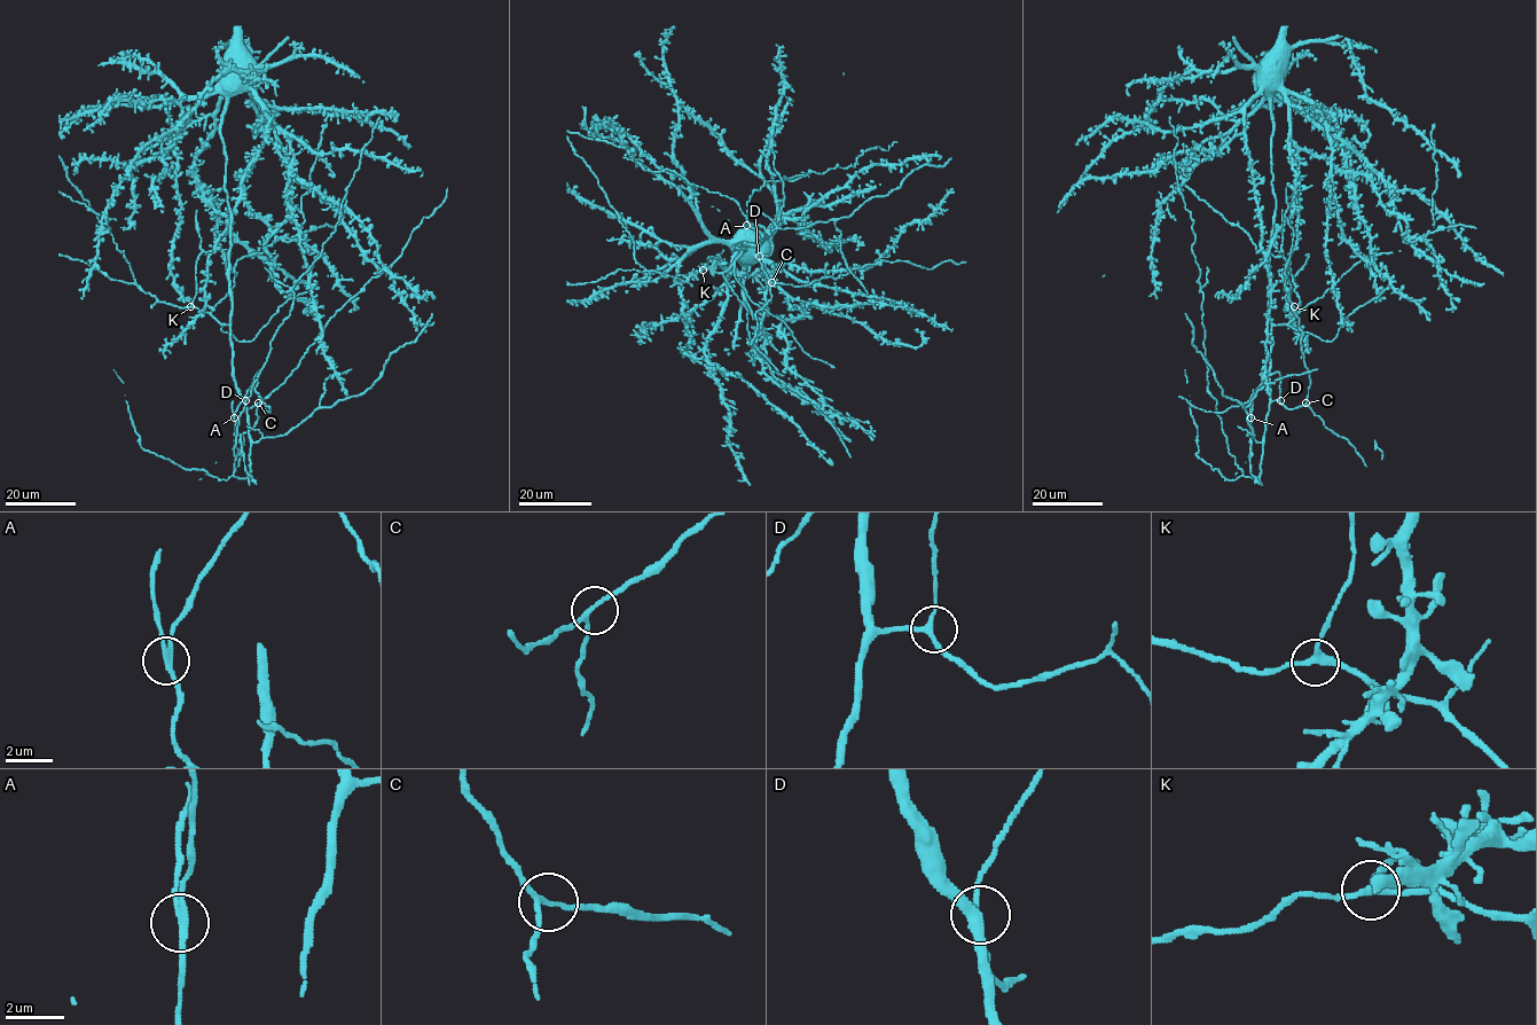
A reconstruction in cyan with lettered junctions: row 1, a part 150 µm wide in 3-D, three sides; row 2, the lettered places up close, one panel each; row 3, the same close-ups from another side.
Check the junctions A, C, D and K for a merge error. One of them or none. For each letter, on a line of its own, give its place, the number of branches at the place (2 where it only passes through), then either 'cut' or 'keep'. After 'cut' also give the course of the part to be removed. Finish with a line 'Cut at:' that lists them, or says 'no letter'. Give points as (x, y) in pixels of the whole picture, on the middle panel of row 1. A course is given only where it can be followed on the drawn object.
A: place (746, 225); branches 3; cut; course (746, 225), (759, 225), (770, 234)
C: place (771, 282); branches 3; keep
D: place (759, 256); branches 3; keep
K: place (703, 270); branches 3; keep
Cut at: A

